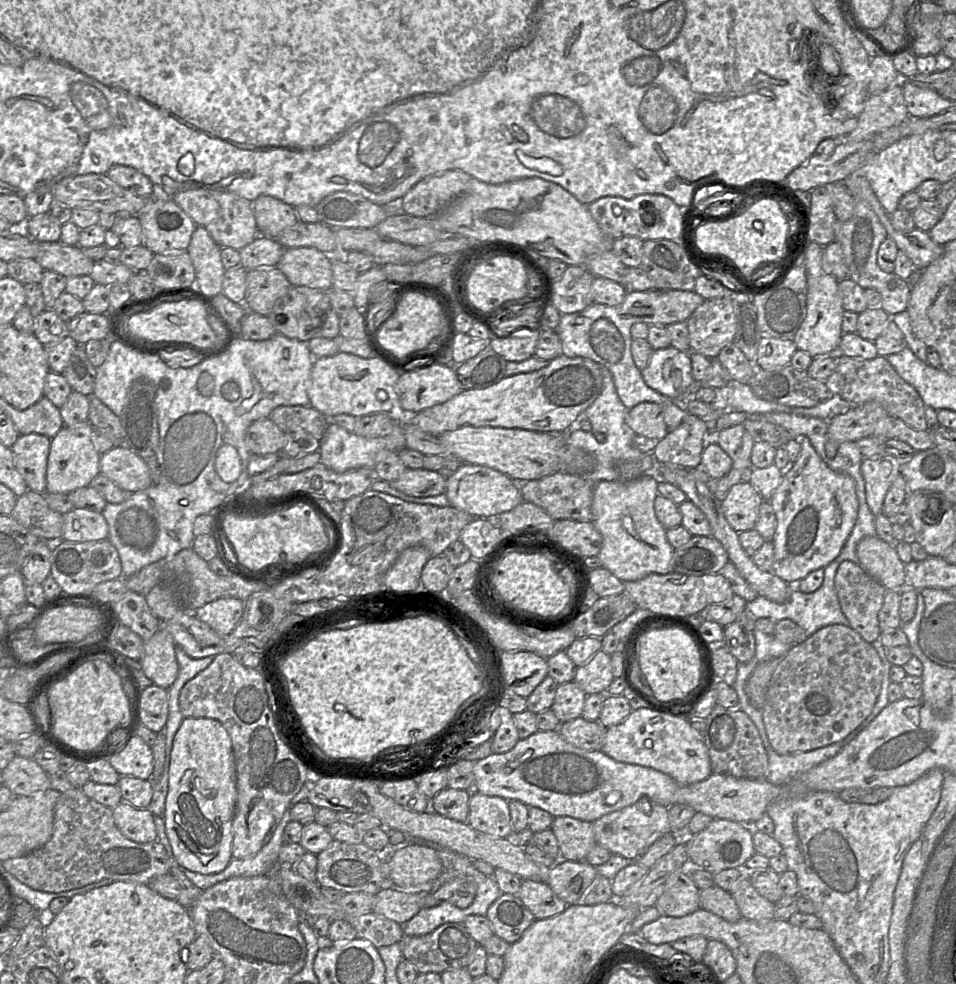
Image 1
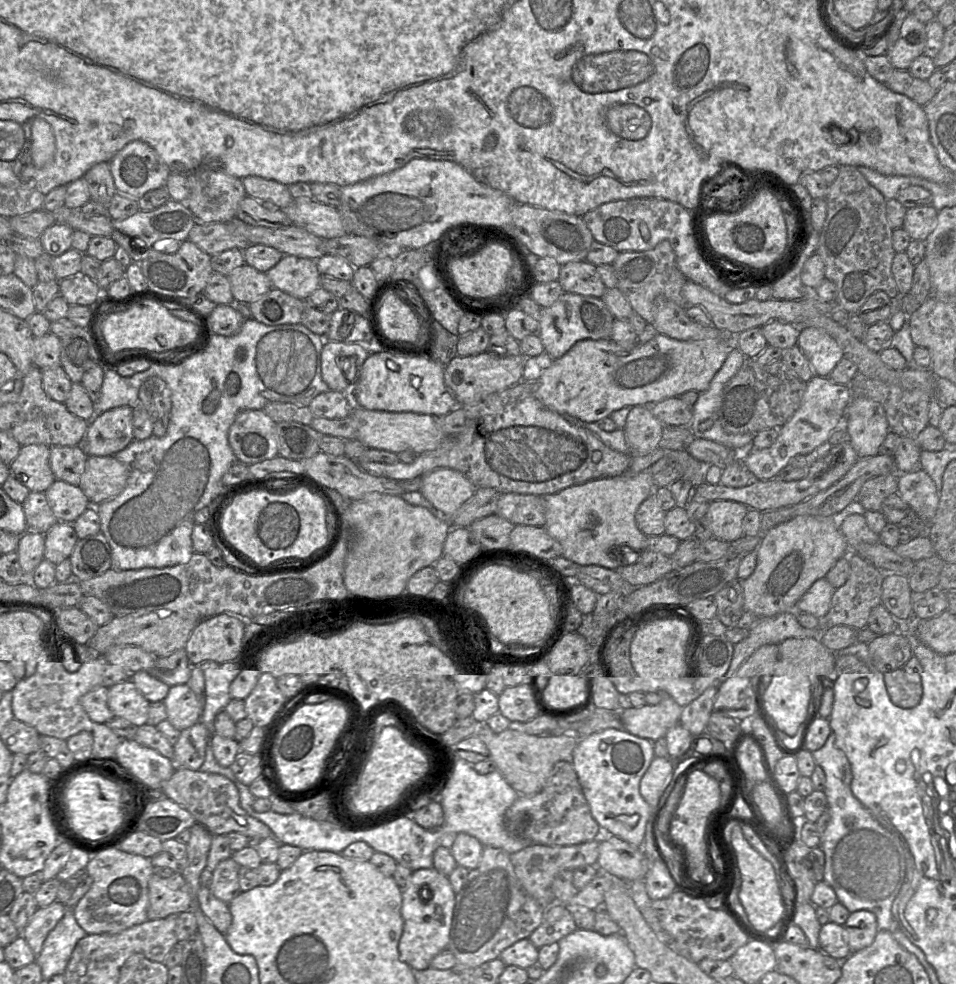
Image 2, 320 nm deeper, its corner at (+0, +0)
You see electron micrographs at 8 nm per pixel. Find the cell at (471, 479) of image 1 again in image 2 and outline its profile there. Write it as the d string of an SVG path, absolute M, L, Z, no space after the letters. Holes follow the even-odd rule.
M437 468L422 477L421 494L432 503L437 509L442 511L443 517L450 518L475 491L475 485L461 472L450 468Z

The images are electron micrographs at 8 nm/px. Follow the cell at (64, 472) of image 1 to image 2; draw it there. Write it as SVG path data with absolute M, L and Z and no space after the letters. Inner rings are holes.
M121 406L89 421L82 447L88 456L115 456L133 440L133 408Z

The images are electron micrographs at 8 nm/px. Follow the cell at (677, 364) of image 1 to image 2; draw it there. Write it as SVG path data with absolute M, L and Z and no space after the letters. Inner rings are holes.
M659 333L646 343L637 340L633 347L622 347L612 339L585 339L575 343L563 356L555 359L535 382L530 383L533 383L534 395L548 408L585 422L598 422L625 406L652 404L680 397L690 390L699 393L707 390L734 346L728 339L682 341Z

